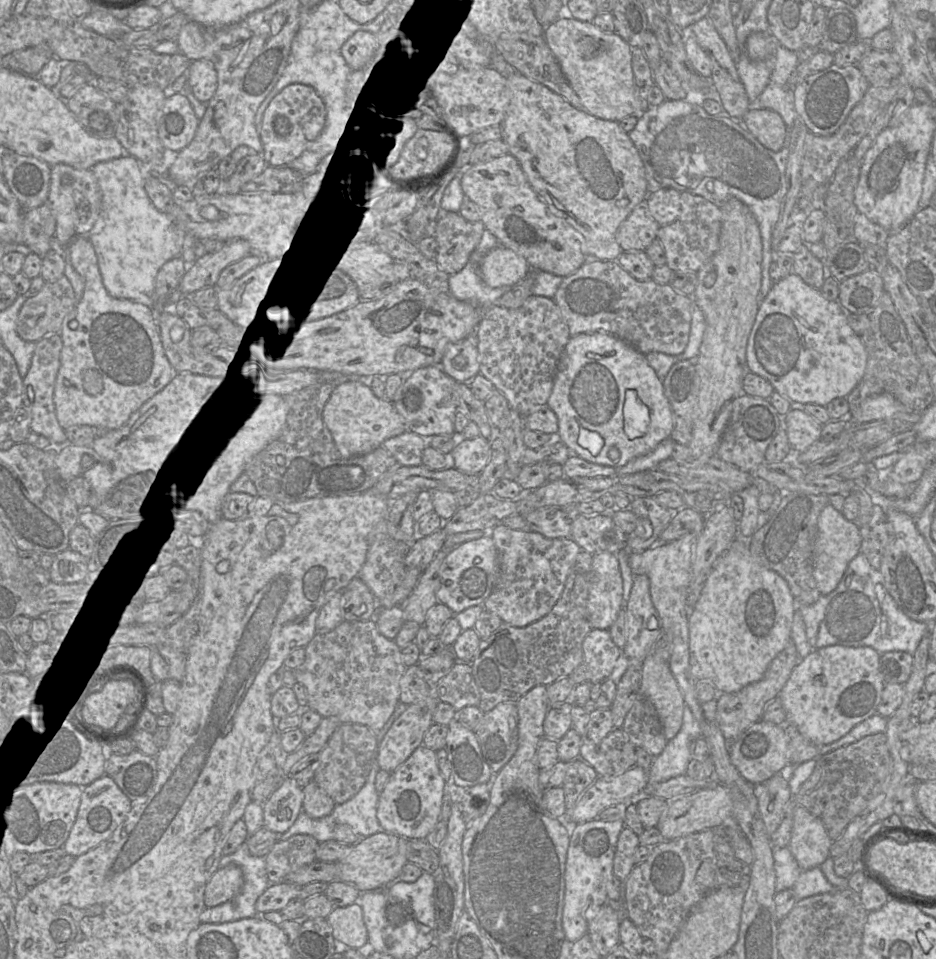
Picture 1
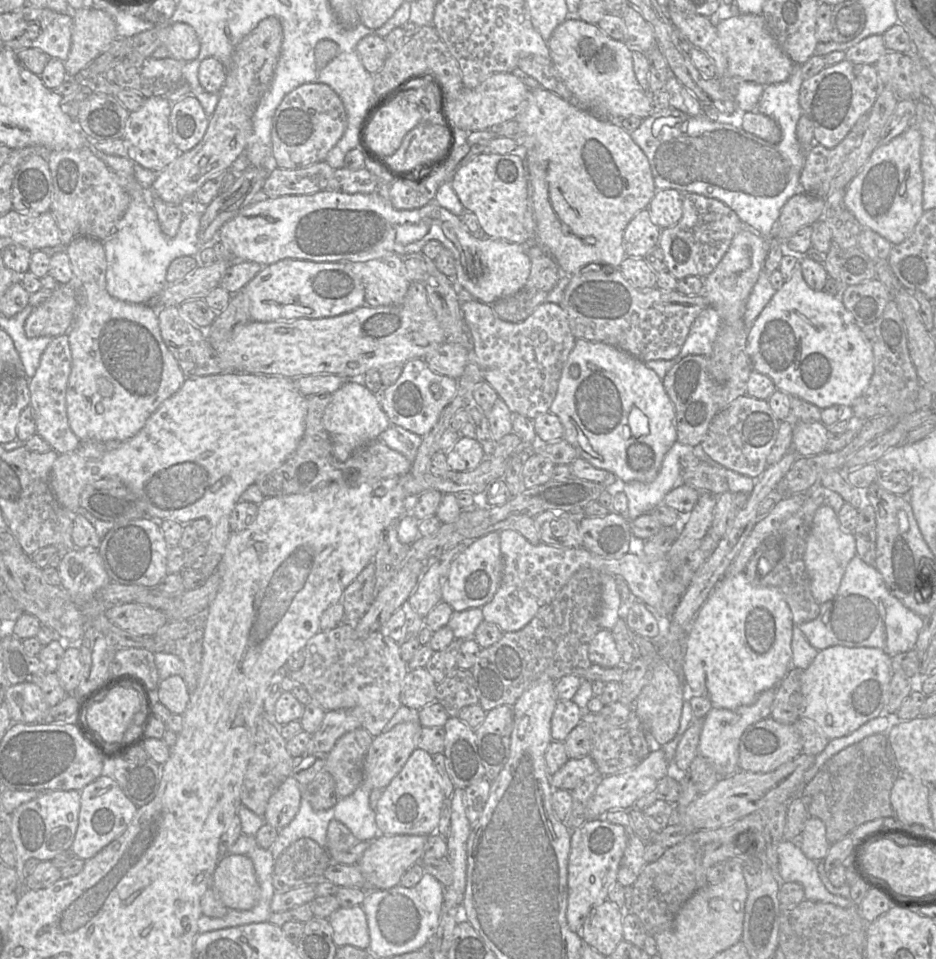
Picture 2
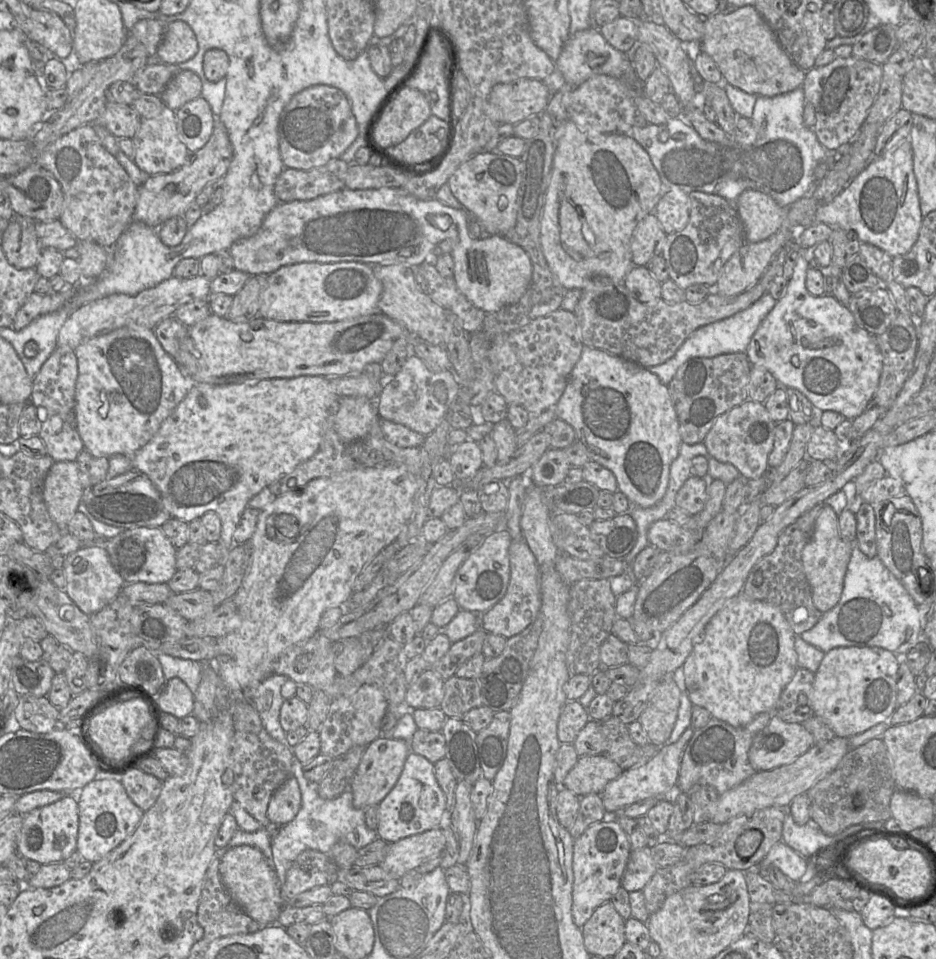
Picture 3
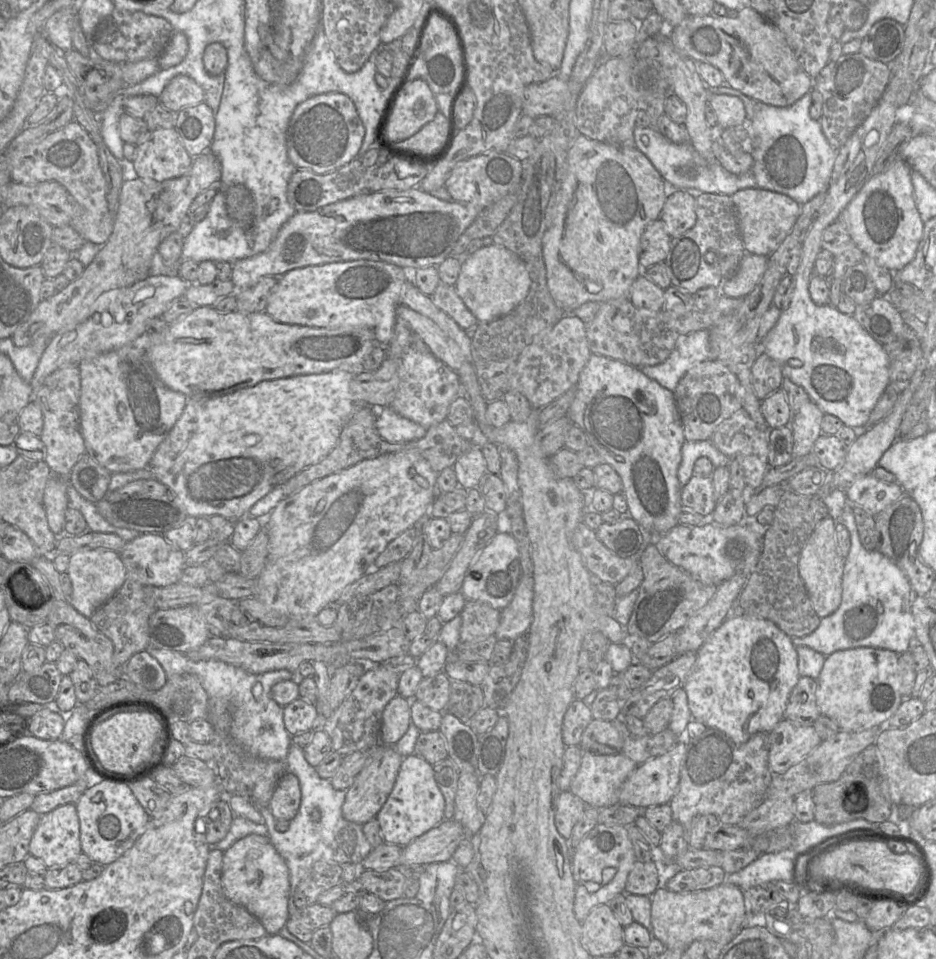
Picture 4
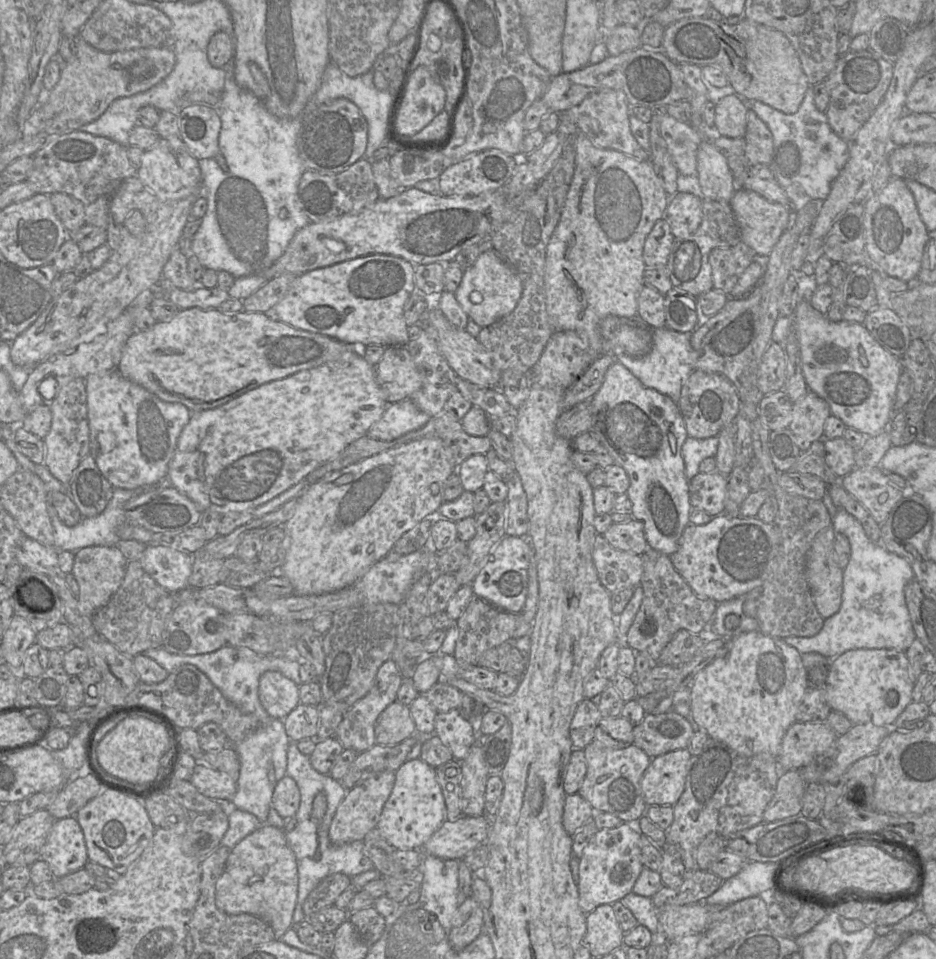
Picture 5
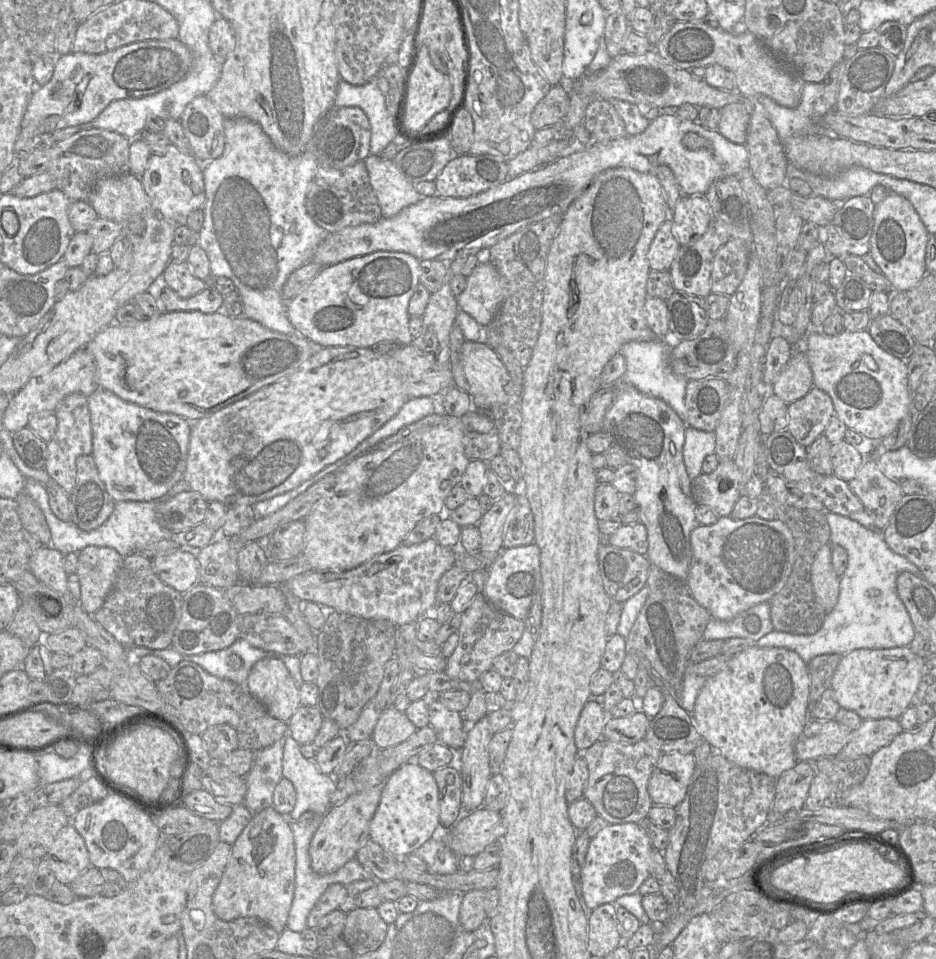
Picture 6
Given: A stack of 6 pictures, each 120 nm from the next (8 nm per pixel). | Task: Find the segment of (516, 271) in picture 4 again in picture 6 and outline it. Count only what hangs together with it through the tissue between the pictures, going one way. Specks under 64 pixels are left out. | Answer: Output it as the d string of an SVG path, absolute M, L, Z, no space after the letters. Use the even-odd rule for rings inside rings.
M490 262L478 263L466 281L465 290L457 297L459 308L486 327L507 296L505 281Z

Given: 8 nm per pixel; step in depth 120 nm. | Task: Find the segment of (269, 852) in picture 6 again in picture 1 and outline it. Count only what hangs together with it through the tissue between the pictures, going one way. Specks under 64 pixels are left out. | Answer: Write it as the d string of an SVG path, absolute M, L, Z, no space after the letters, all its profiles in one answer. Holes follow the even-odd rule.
M229 864L219 868L206 885L206 907L218 906L234 899L241 892L243 885L243 872L238 865Z

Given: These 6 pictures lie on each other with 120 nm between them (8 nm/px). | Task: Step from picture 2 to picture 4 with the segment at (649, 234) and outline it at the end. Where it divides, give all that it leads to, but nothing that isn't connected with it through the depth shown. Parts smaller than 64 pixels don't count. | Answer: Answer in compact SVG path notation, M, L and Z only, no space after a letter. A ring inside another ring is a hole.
M660 220L651 221L644 229L639 246L639 265L646 269L656 263L664 262L669 250L671 237Z

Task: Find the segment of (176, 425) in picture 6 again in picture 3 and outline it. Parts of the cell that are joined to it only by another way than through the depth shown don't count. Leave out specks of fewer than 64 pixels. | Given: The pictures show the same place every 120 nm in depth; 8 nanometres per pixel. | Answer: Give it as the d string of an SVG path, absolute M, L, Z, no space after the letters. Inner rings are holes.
M129 325L82 342L75 350L78 377L75 389L77 431L84 448L96 457L133 456L159 430L162 422L185 398L190 382L174 359L163 349L154 329Z

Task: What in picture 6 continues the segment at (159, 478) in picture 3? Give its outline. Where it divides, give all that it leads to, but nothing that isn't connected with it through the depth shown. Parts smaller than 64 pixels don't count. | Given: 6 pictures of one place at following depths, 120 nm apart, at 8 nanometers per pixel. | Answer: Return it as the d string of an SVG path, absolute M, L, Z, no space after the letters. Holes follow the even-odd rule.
M354 346L315 347L313 355L293 373L213 414L191 423L189 451L184 480L189 484L191 490L199 492L208 502L219 501L227 508L241 505L254 505L257 502L295 489L326 466L348 455L362 441L394 417L407 399L408 397L403 391L401 379L391 370L385 355L377 354L370 348L358 348Z

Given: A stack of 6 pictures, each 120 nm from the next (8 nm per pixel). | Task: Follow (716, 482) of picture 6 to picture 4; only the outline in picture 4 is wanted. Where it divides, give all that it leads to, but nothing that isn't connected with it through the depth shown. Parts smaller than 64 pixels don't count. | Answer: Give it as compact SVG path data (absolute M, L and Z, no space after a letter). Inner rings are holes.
M693 475L681 489L681 505L684 509L708 519L717 505L714 499L712 477Z

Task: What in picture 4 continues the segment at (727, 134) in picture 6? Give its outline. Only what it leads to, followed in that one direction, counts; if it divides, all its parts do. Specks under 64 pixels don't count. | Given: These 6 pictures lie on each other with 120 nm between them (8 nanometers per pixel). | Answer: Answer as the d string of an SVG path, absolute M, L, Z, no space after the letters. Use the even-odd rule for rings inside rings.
M709 89L708 102L715 111L719 129L729 129L744 123L746 112L740 98L727 94L714 94Z

